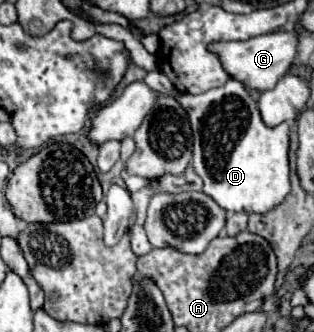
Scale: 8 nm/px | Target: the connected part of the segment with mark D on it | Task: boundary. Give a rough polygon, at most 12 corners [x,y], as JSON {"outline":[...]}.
{"outline":[[229,80],[179,94],[203,192],[263,214],[289,194],[289,126]]}

